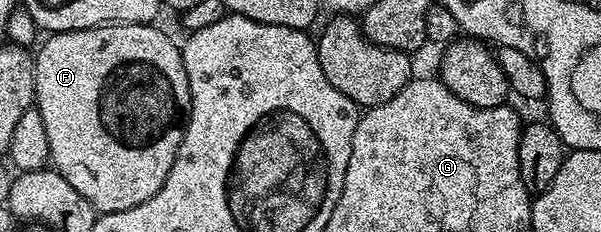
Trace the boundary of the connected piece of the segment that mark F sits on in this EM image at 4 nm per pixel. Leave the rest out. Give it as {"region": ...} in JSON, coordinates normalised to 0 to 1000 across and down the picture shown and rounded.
{"region":[[[256,103],[241,108],[165,108],[158,125],[130,125],[113,142],[87,142],[63,198],[58,228],[58,453],[68,513],[75,530],[75,582],[82,582],[85,638],[83,707],[103,754],[166,922],[208,909],[215,892],[228,892],[241,875],[241,858],[255,858],[261,823],[275,789],[281,737],[291,698],[295,651],[301,634],[304,560],[311,552],[311,496],[318,478],[318,414],[314,409],[314,341],[308,323],[304,237],[296,190],[290,194]]]}

